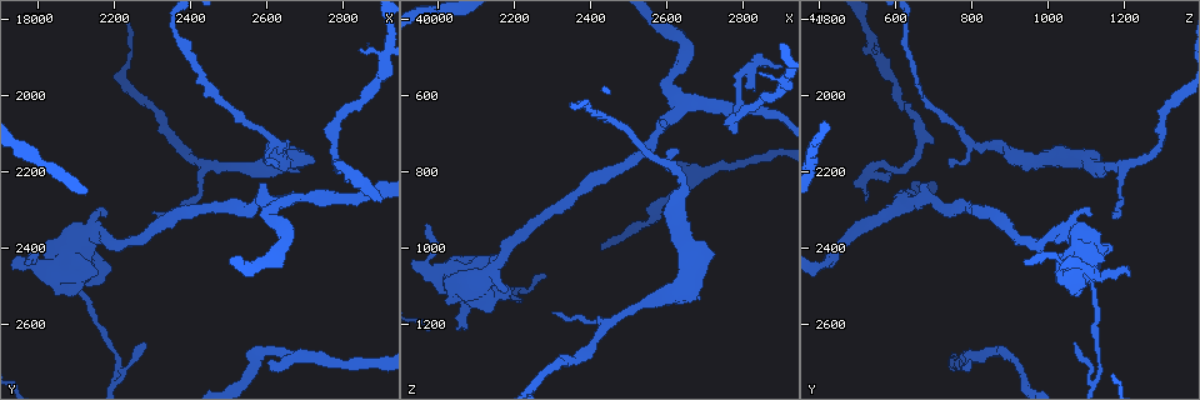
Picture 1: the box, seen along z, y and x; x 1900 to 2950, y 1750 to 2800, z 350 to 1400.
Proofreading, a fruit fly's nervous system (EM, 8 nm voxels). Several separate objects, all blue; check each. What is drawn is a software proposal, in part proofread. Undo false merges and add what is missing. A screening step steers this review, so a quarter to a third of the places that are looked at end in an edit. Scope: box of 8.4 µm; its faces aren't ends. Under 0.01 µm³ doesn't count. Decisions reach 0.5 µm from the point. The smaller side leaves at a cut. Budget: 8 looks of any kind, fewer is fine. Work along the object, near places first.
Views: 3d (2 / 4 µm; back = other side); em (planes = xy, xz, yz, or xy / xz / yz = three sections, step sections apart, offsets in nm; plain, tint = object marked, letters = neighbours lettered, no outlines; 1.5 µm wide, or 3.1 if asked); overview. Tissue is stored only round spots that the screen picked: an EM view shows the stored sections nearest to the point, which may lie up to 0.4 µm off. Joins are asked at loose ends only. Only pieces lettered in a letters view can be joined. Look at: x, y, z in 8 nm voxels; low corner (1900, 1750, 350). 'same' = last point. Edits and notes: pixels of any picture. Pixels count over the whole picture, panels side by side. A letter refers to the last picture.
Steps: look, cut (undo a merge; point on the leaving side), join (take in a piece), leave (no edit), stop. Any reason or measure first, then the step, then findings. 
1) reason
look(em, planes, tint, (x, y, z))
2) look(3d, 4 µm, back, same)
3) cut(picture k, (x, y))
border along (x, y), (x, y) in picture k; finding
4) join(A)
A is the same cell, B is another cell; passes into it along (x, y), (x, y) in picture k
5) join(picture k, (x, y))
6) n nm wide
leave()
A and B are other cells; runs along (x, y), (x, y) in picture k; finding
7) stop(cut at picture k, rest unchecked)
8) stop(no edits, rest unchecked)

look(em, xz, step 8, letters, (2055, 2475, 1220))

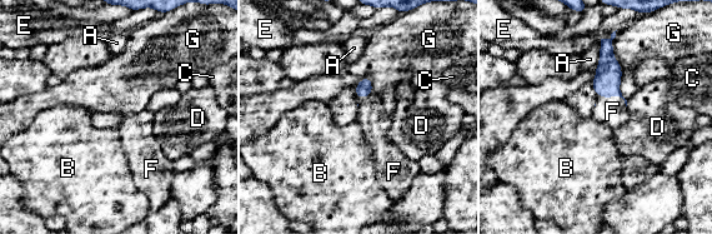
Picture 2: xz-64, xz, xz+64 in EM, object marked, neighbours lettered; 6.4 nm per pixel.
join(F)
F is the same cell, A, B, C, D, E and G are other cells; passes into it along (608, 73), (612, 96), (612, 111) in picture 2; it goes on there

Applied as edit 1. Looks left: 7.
look(3d, 4 µm, (2610, 2690, 790))

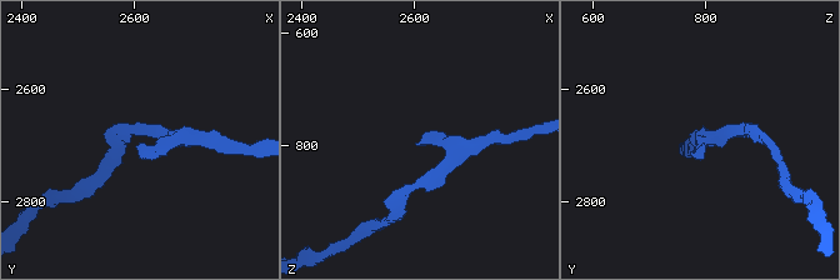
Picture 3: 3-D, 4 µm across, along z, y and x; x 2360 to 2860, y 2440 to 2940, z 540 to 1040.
look(em, planes, letters, (2610, 2695, 795))

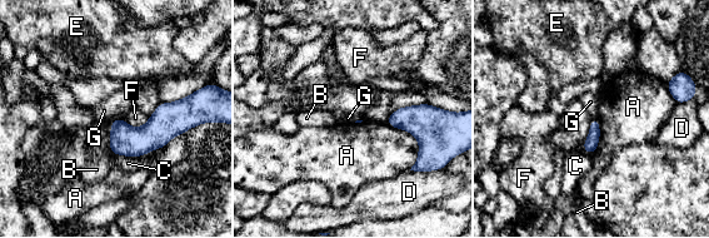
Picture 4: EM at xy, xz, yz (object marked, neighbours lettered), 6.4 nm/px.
leave()
A, B, C, D, E, F and G are other cells; border along (118, 117), (123, 118) in picture 4; no lettered piece goes on from it

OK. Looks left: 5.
free end
look(em, planes, letters, (2625, 2195, 745))

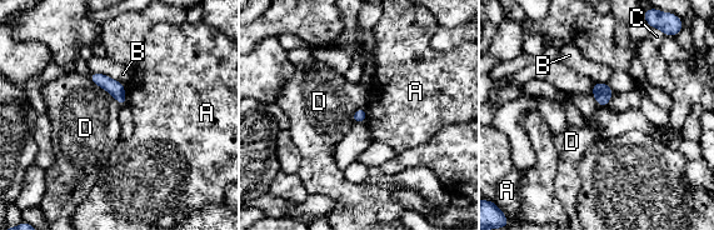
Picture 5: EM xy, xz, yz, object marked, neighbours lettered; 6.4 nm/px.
D touches over 280 nm
leave()
A, B, C and D are other cells; border along (88, 78), (103, 88), (120, 106) in picture 5; no lettered piece goes on from it

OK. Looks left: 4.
stop(join at picture 2, rest unchecked)

